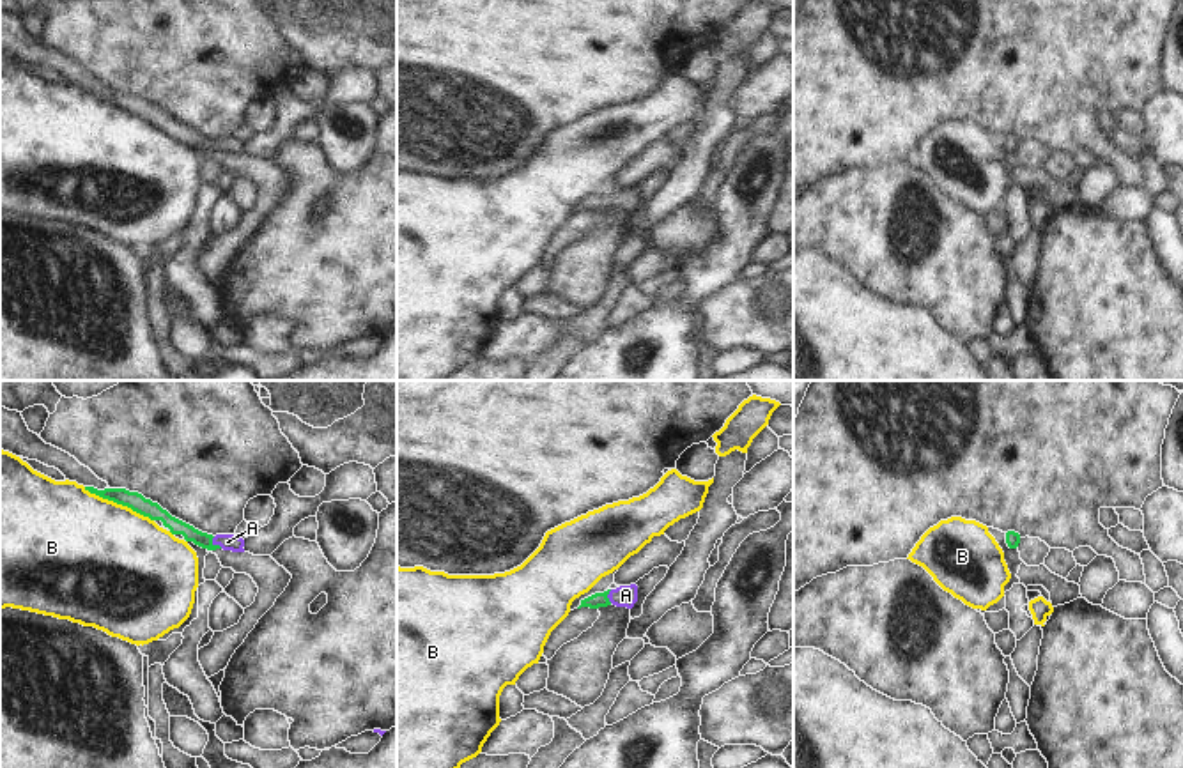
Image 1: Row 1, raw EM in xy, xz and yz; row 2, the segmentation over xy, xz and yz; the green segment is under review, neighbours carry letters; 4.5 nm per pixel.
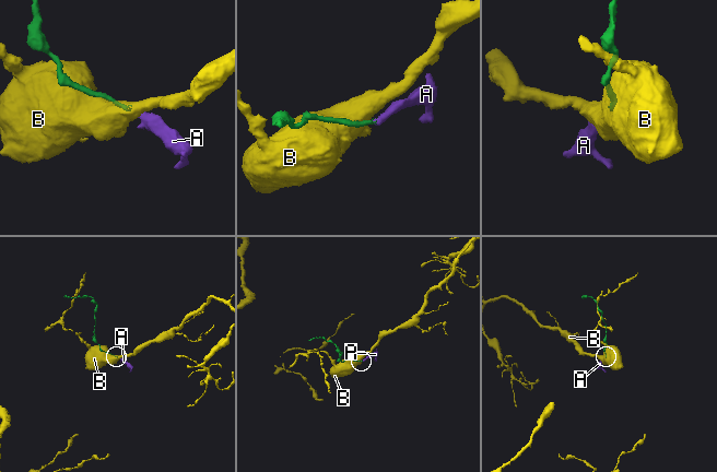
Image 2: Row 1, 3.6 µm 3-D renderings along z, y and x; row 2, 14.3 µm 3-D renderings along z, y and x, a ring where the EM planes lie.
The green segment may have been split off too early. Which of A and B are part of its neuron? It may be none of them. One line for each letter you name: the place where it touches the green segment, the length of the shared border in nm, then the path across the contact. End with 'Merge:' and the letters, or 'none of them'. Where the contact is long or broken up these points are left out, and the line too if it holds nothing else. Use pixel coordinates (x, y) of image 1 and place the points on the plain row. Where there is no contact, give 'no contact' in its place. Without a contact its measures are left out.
A: meets green in xy at (215, 149); contact 70 nm long; runs through xy (176, 130), (215, 149), (227, 145)
Merge: A

